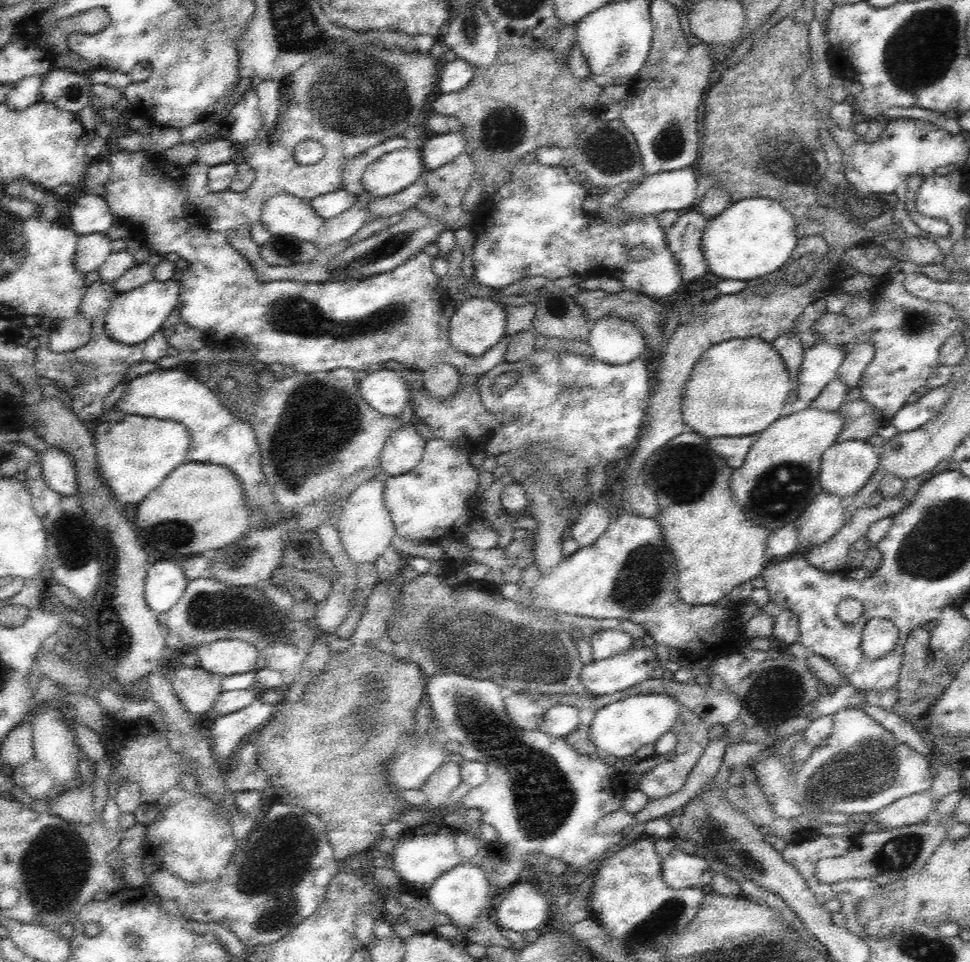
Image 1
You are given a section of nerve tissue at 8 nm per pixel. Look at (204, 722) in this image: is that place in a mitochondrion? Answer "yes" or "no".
no

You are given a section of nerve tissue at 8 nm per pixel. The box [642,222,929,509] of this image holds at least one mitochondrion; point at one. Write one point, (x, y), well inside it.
(776, 481)

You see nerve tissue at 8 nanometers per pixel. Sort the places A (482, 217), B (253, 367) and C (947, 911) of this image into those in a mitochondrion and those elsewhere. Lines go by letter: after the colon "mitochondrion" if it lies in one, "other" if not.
A: other
B: other
C: other

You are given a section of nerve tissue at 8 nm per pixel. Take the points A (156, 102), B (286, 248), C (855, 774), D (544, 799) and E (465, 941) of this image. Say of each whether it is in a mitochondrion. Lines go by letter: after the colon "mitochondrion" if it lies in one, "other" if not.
A: other
B: mitochondrion
C: mitochondrion
D: mitochondrion
E: other

